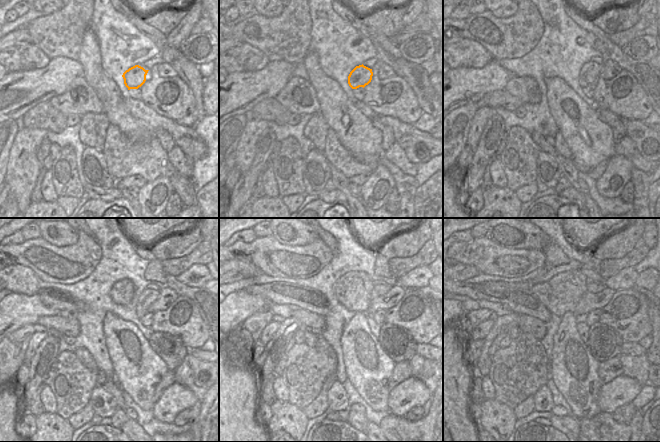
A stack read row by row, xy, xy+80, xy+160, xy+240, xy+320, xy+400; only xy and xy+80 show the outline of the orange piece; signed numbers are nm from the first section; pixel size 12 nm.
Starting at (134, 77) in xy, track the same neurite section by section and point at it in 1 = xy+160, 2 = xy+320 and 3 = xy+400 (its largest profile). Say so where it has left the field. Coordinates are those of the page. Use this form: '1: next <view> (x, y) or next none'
1: next xy+160 (584, 75)
2: next xy+320 (364, 289)
3: next xy+400 (594, 287)

